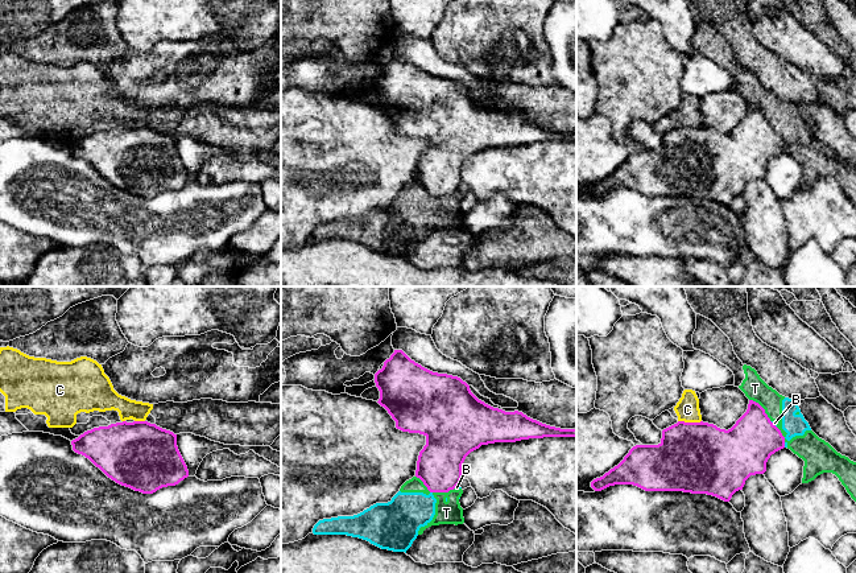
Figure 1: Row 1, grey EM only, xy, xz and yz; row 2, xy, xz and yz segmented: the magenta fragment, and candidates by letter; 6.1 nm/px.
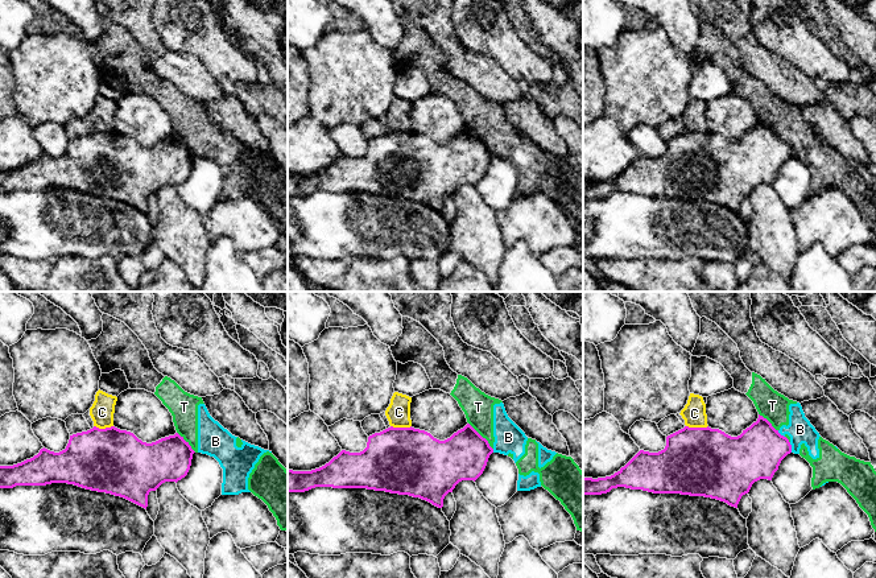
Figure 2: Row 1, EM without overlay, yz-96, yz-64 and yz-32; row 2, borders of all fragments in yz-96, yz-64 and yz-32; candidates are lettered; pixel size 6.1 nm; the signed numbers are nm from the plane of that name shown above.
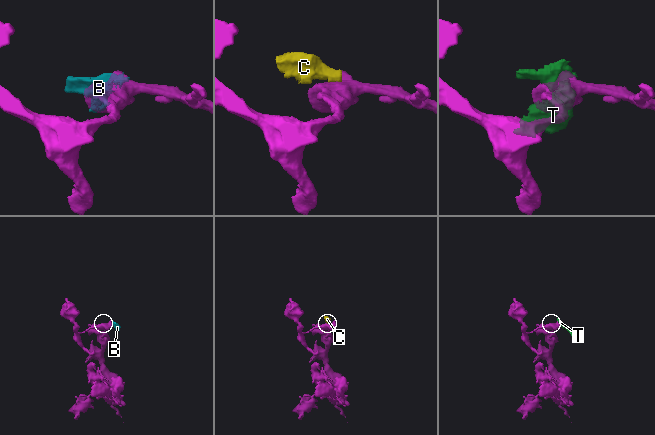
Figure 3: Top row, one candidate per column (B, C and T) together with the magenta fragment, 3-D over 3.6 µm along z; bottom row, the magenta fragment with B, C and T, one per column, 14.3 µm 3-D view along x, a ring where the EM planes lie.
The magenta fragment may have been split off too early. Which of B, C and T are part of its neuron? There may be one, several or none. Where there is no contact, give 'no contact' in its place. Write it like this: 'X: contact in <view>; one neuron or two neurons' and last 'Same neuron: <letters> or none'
B: contact in yz; two neurons
C: contact in yz; two neurons
T: contact in yz; two neurons
Same neuron: none

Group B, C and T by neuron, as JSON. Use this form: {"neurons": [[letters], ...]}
{"neurons": [["B", "T"], ["C"]]}

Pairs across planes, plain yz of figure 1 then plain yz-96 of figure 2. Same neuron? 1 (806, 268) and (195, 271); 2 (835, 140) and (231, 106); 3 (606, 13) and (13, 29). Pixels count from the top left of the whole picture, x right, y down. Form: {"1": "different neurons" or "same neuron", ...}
{"1": "different neurons", "2": "same neuron", "3": "same neuron"}

